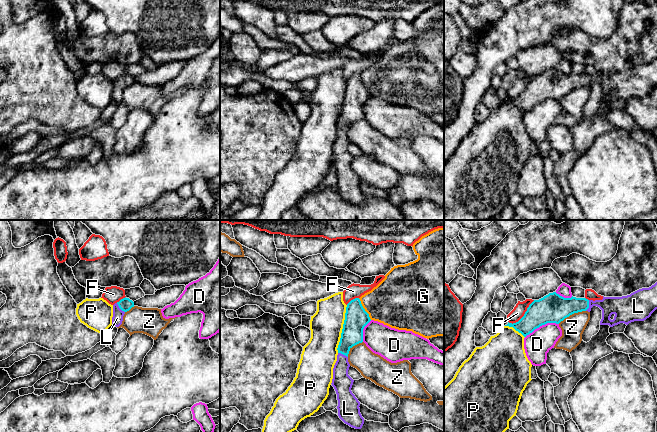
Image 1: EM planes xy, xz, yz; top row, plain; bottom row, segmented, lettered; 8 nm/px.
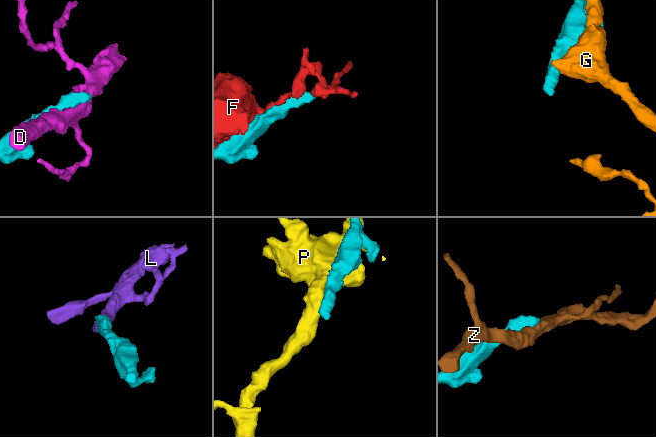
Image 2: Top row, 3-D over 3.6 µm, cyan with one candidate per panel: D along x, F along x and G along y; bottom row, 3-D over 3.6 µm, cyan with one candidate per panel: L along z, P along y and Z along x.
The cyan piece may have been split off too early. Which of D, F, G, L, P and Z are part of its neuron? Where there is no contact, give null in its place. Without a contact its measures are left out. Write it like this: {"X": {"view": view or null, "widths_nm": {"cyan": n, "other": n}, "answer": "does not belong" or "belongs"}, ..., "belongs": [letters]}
{"D": {"view": "yz", "widths_nm": {"cyan": 240, "other": 220}, "answer": "does not belong"}, "F": {"view": "yz", "widths_nm": {"cyan": 240, "other": 100}, "answer": "does not belong"}, "G": {"view": "xz", "widths_nm": {"cyan": 190, "other": 380}, "answer": "does not belong"}, "L": {"view": "yz", "widths_nm": {"cyan": 200, "other": 150}, "answer": "belongs"}, "P": {"view": "xz", "widths_nm": {"cyan": 190, "other": 260}, "answer": "does not belong"}, "Z": {"view": "yz", "widths_nm": {"cyan": 240, "other": 180}, "answer": "does not belong"}, "belongs": ["L"]}

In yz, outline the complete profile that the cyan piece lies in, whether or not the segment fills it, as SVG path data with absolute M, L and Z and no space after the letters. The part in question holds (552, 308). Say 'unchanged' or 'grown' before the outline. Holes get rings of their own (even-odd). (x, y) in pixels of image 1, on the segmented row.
grown | M657 282L649 288L639 289L630 295L622 297L604 297L602 300L588 300L586 298L564 298L556 292L549 293L539 300L534 300L524 316L516 323L509 323L505 326L513 327L524 337L532 333L535 329L547 323L559 324L570 315L582 311L591 311L593 306L597 306L602 310L602 319L600 325L609 325L613 327L620 323L628 325L634 321L644 321L651 316L657 309Z

